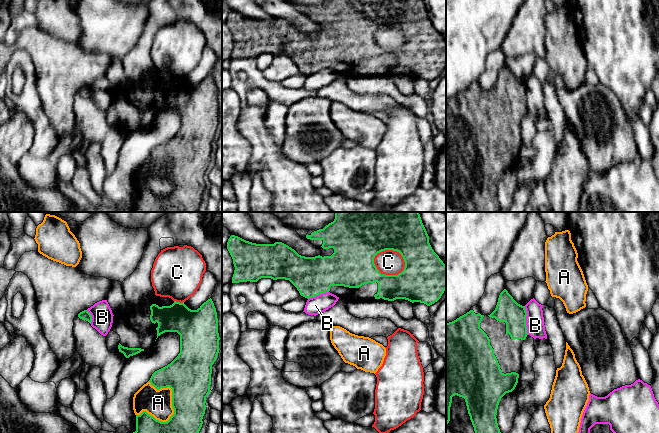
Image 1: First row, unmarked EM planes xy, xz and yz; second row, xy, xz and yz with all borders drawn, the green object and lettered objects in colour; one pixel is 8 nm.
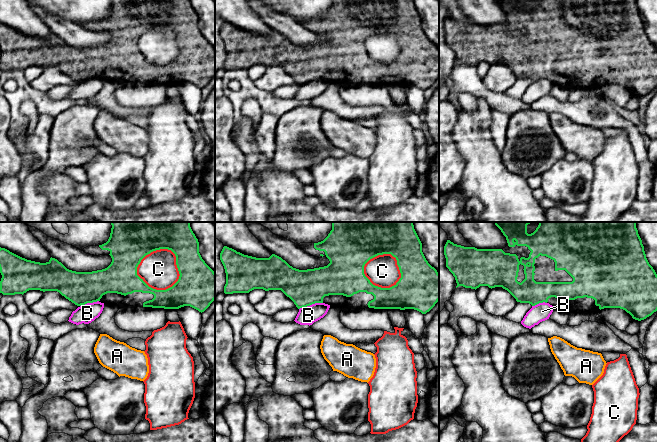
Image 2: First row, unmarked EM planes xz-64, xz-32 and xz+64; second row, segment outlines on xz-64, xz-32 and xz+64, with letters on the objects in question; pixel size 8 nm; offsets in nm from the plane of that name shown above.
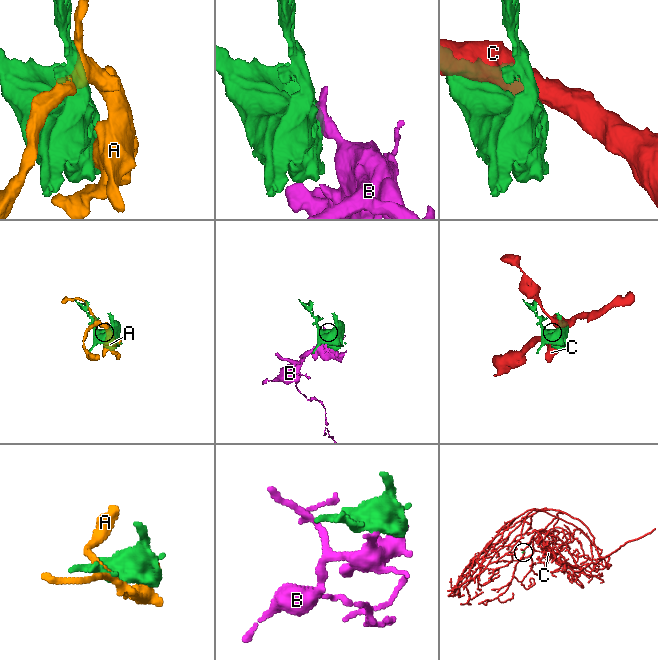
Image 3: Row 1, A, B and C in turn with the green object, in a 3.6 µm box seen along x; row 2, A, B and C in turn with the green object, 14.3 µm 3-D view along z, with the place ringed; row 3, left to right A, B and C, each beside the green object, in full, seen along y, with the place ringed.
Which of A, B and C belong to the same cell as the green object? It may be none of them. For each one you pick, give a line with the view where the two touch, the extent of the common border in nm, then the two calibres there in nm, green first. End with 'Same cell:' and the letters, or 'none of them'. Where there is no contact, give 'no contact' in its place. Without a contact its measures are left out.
Same cell: none of them

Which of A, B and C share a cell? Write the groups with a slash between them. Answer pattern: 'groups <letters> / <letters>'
groups A / B / C

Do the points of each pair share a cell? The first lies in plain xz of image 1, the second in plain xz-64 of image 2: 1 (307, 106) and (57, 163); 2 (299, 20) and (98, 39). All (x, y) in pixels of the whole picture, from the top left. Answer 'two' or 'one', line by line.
1: one
2: one

